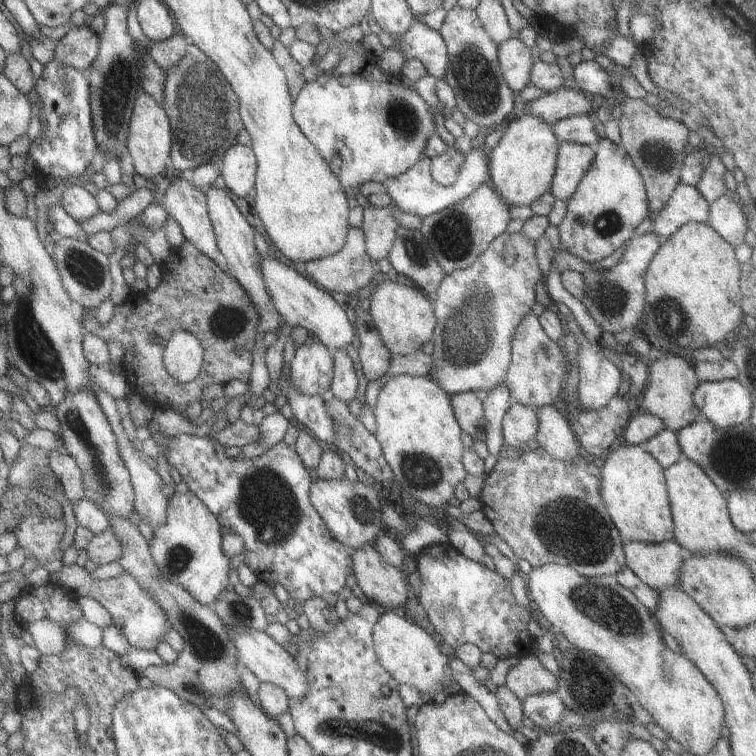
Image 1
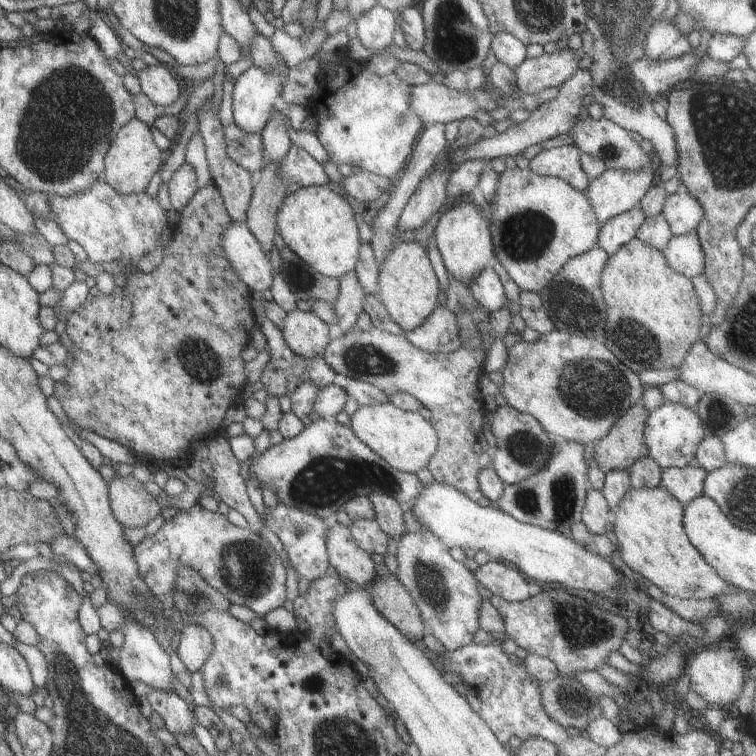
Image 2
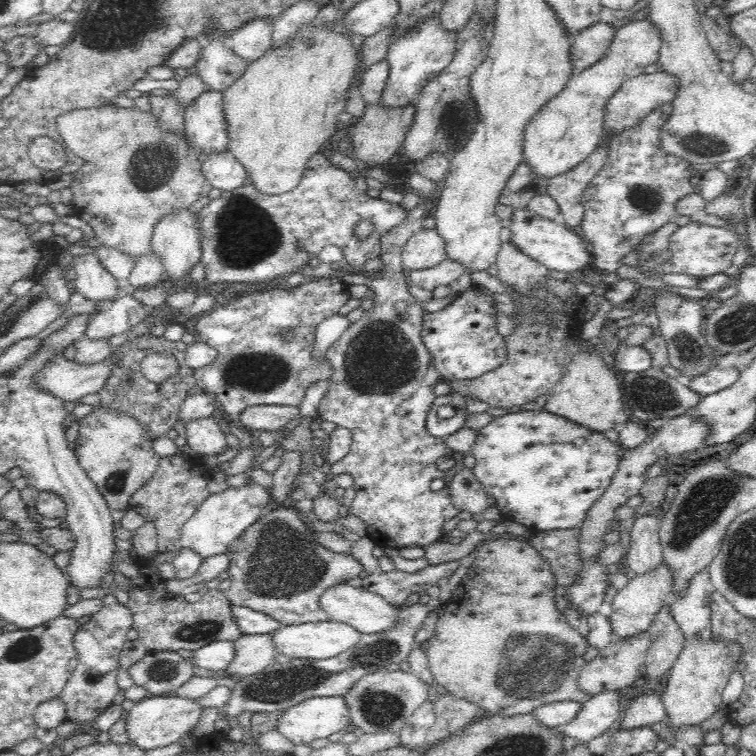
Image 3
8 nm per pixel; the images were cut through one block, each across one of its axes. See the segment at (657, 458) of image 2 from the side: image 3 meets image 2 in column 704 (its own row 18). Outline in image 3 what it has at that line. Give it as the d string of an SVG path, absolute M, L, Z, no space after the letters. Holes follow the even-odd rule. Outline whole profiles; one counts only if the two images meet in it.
M440 14L428 18L421 26L410 30L392 42L387 58L388 78L384 87L381 104L386 108L398 108L415 104L422 88L446 69L454 58L456 50L456 33L448 33L440 23Z

